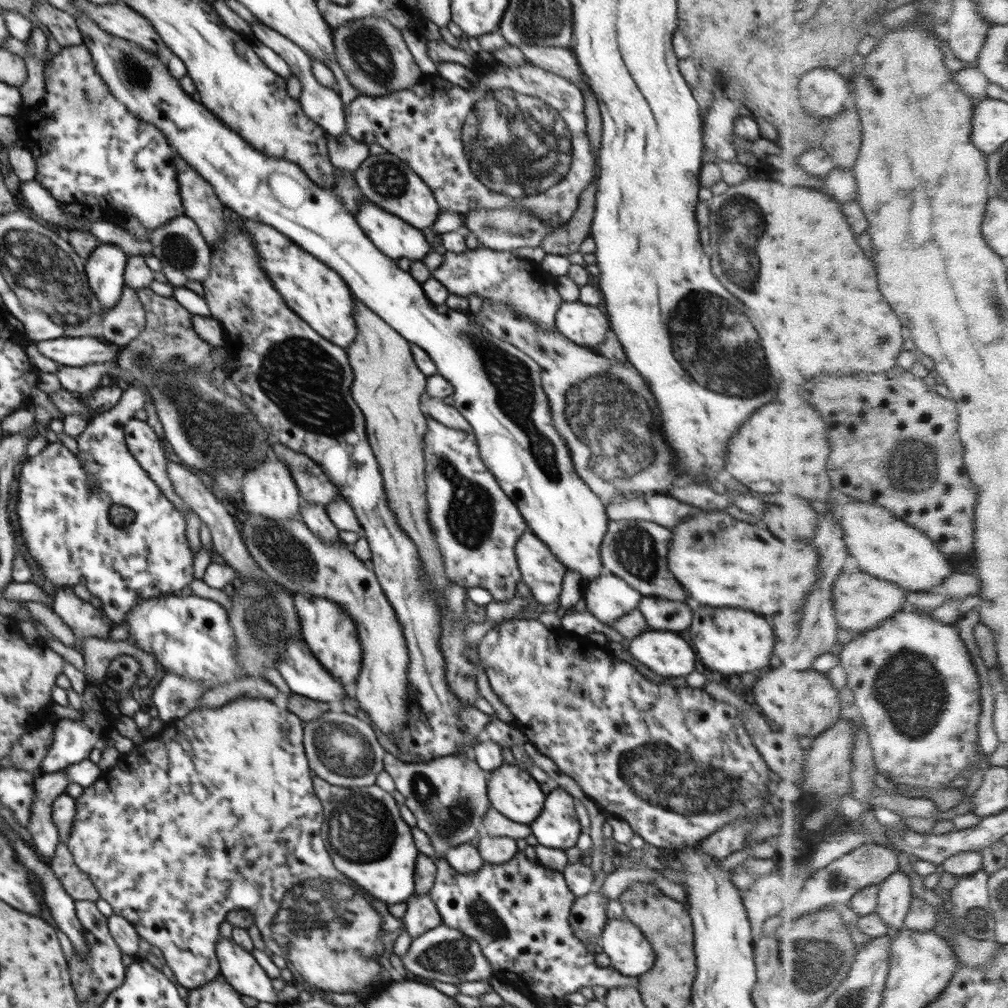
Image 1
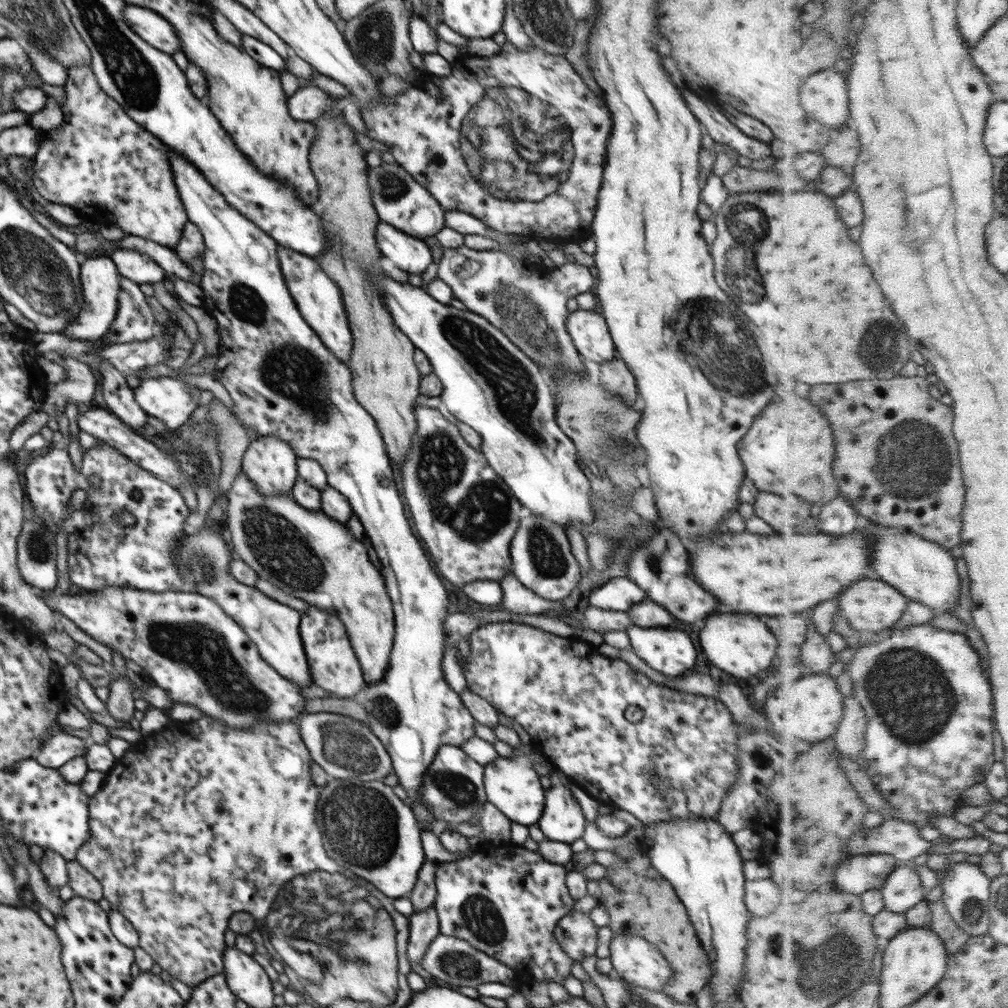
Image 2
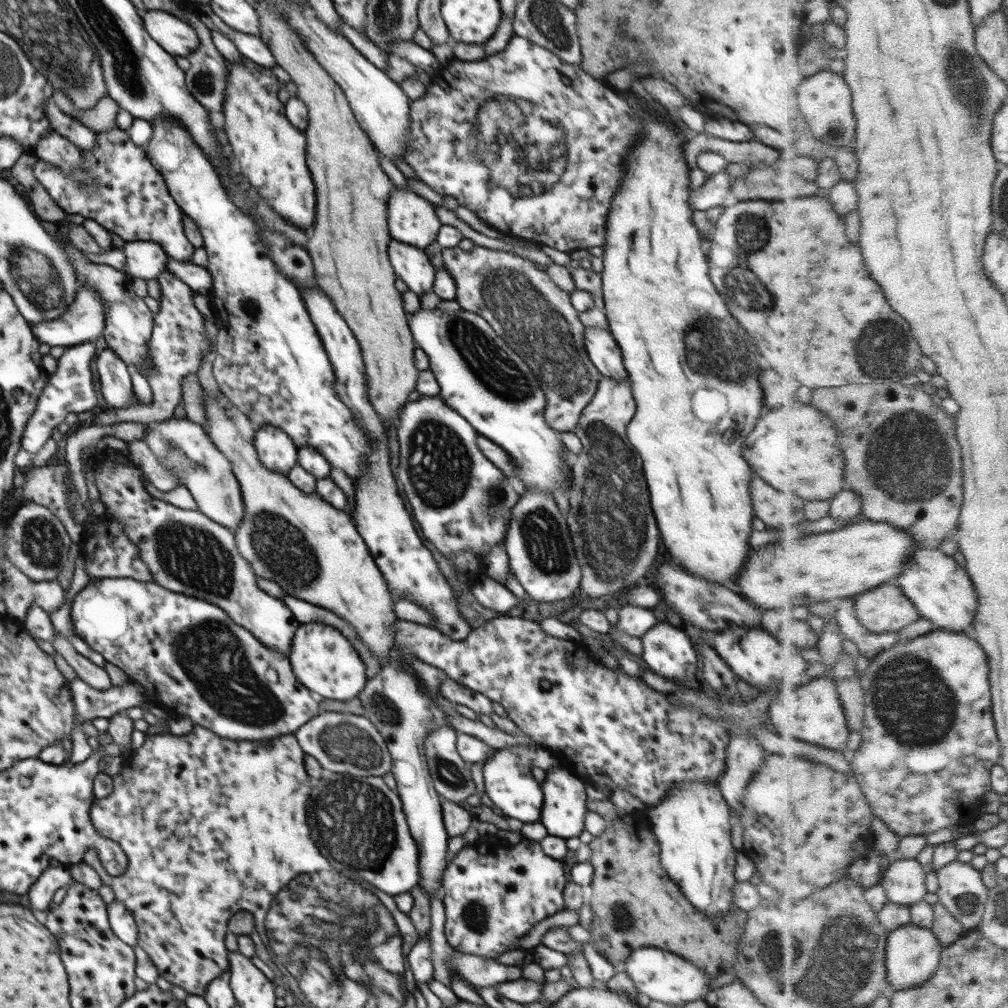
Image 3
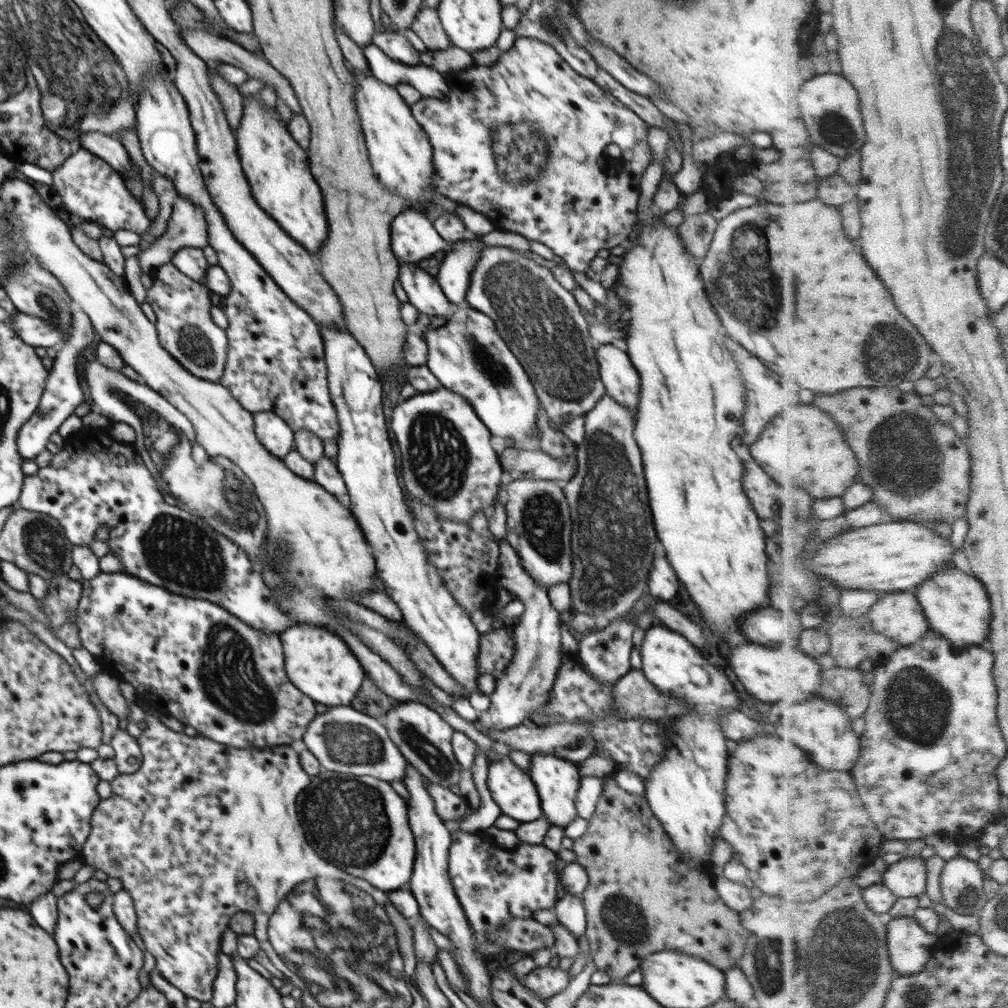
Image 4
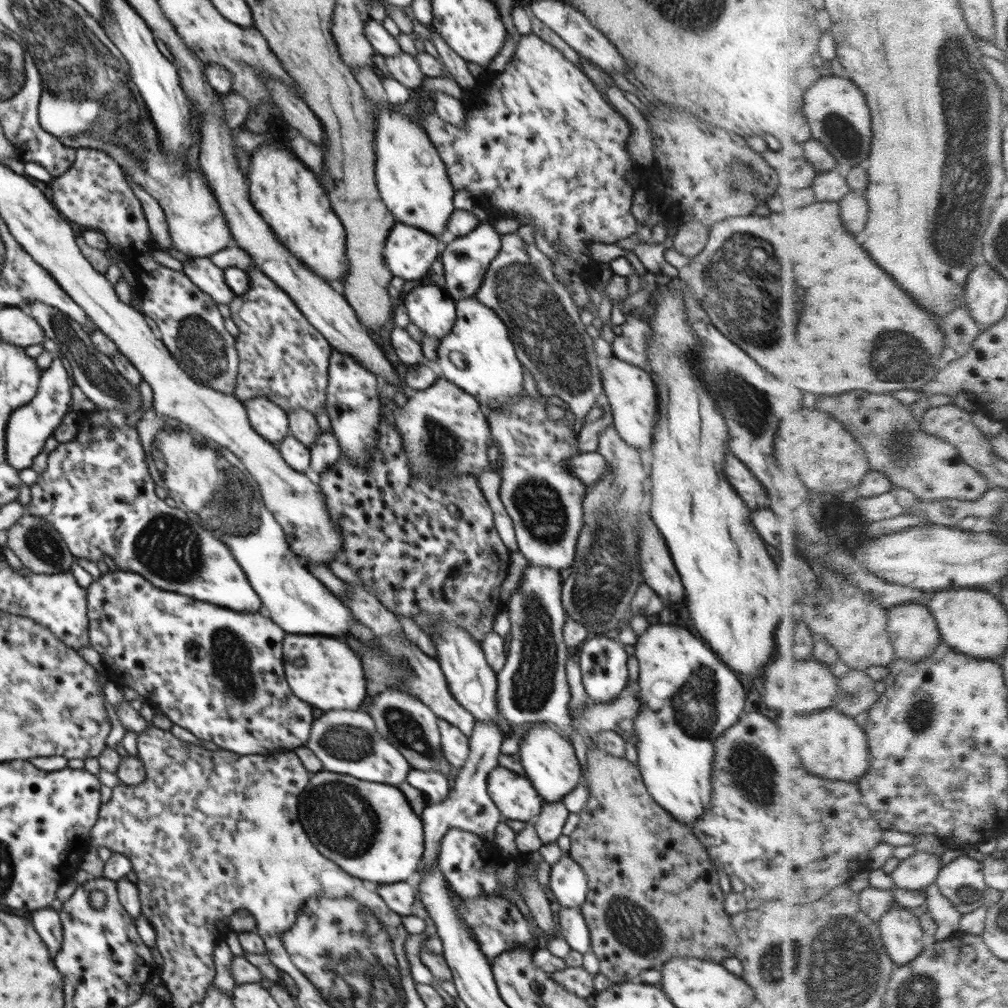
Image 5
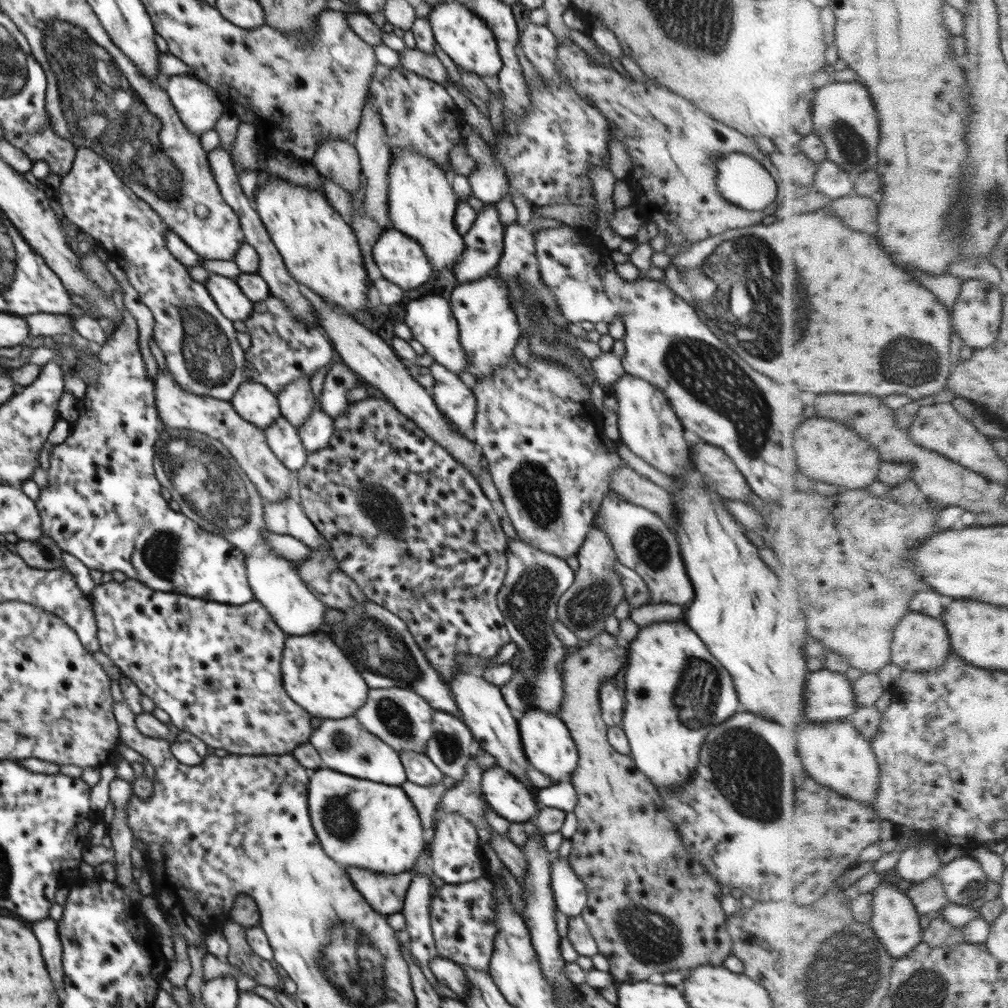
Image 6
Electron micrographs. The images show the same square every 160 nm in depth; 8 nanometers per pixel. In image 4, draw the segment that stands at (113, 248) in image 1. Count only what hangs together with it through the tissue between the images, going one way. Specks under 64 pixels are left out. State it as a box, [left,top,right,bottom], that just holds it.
[11,311,64,348]

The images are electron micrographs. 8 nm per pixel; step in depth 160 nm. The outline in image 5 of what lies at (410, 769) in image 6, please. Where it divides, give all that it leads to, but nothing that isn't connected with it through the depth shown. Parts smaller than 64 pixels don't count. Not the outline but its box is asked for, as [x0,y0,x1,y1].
[405,767,450,805]

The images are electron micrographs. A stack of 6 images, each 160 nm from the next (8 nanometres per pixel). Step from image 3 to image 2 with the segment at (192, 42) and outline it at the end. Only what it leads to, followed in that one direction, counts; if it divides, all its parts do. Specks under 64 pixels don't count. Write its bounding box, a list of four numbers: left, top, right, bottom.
[123,4,181,54]

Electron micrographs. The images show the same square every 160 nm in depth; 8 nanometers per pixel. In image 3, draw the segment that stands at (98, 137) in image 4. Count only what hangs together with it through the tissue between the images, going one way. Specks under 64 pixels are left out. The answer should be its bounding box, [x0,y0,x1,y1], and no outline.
[45,99,97,150]

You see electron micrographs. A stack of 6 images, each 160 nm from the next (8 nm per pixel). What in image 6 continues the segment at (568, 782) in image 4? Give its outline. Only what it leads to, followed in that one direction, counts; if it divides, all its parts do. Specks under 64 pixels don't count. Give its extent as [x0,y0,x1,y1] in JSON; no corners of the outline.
[517,710,579,782]

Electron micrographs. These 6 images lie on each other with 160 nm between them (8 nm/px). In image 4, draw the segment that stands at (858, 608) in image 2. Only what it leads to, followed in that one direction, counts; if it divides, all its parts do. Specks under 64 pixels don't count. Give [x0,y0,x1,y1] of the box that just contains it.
[869,591,932,646]

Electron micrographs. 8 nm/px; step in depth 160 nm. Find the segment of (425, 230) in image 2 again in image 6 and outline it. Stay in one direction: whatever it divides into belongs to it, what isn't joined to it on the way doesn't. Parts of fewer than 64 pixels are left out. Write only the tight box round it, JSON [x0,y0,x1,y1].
[372,228,432,291]

